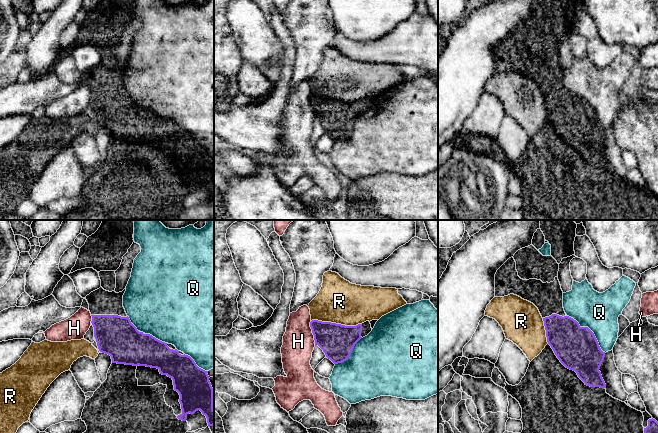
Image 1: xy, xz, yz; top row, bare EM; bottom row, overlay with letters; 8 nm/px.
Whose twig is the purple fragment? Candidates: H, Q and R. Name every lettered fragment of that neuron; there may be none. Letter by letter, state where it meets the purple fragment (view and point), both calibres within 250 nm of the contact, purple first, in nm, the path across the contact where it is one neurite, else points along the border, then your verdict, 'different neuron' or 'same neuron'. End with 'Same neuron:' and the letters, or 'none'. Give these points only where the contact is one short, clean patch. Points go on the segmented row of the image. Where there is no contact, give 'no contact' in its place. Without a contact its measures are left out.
H: meets purple in xz at (312, 332); 280 nm thick on the purple side, 260 nm on the other; border along xz (310, 321), (315, 344); different neuron
Q: meets purple in yz at (590, 330); 340 nm thick on the purple side, 300 nm on the other; different neuron
R: meets purple in xz at (335, 323); 280 nm thick on the purple side, 360 nm on the other; different neuron
Same neuron: none

